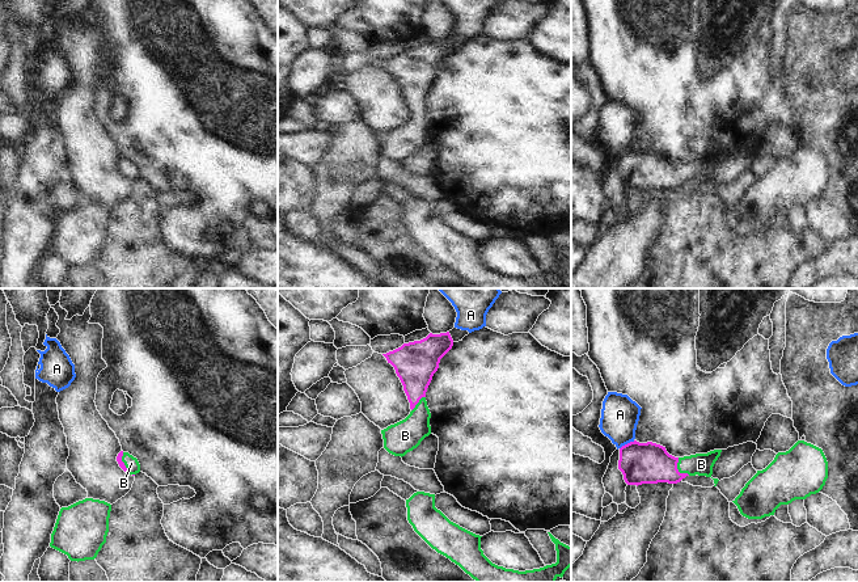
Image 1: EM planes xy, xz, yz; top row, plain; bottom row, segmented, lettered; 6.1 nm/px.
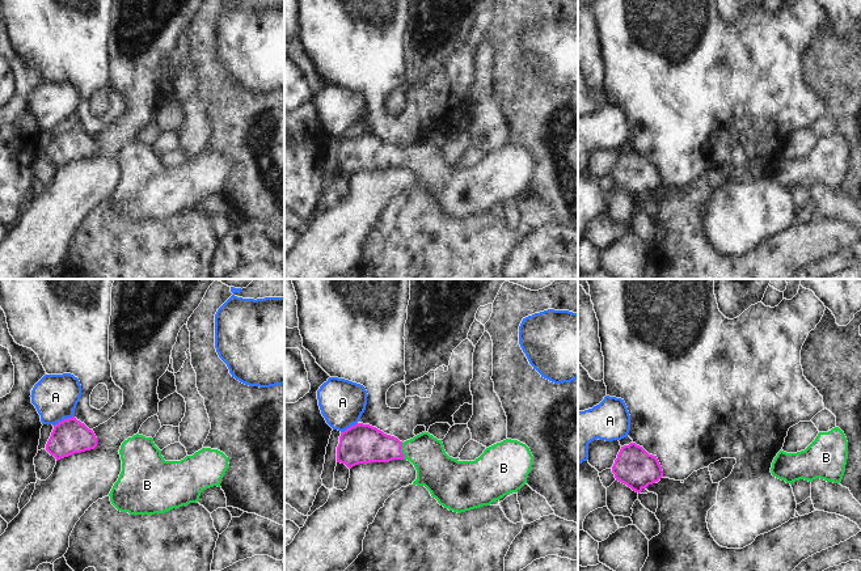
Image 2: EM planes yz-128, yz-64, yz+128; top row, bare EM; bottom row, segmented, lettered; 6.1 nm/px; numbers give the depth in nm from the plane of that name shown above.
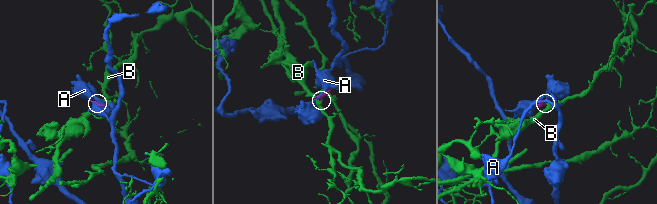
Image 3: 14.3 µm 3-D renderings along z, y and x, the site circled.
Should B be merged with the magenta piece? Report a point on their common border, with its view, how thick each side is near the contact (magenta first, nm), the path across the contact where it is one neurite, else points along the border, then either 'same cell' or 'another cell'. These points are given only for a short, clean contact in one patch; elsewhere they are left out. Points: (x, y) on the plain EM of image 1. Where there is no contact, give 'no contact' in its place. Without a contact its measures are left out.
meets magenta in yz at (677, 176); 260 nm thick on the magenta side, 140 nm on the other; runs through yz (641, 169), (677, 176), (685, 172), (701, 171); same cell

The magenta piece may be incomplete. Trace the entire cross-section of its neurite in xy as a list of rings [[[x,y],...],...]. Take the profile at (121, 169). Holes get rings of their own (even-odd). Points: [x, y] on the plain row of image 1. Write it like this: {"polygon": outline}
{"polygon": [[[121,157],[117,163],[117,168],[126,180],[136,181],[140,178],[140,170],[138,165],[128,159]]]}

